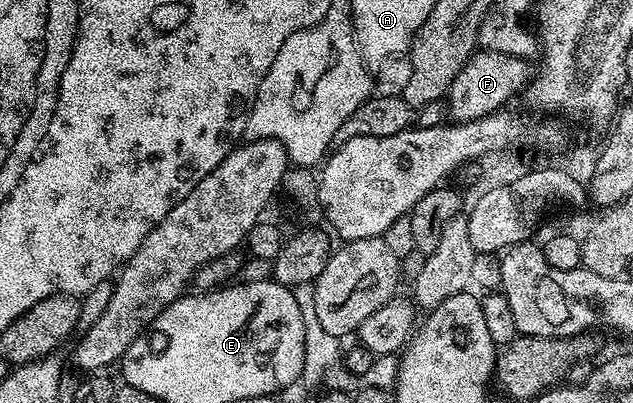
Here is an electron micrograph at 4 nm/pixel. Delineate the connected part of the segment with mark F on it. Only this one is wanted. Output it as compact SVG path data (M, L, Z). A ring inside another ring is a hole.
M478 48L463 63L463 71L455 75L447 94L449 117L454 122L474 121L486 117L488 113L504 110L513 96L524 94L530 80L530 62L523 57L503 55L499 51L487 51Z

